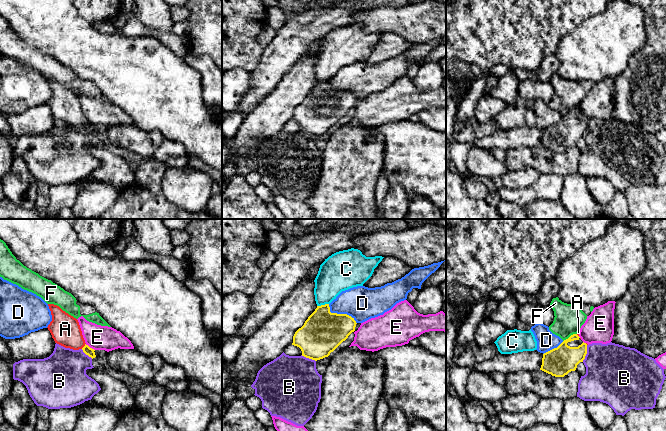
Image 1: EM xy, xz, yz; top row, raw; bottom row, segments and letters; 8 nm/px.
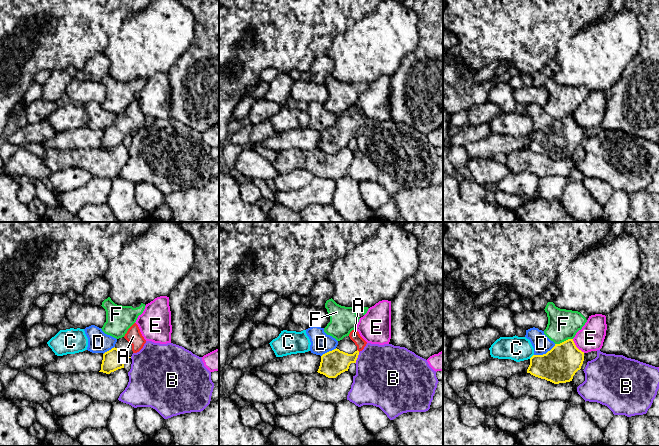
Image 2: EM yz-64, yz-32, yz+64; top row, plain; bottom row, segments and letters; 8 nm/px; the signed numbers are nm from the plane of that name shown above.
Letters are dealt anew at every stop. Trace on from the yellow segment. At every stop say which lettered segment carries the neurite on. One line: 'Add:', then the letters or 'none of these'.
Add: A

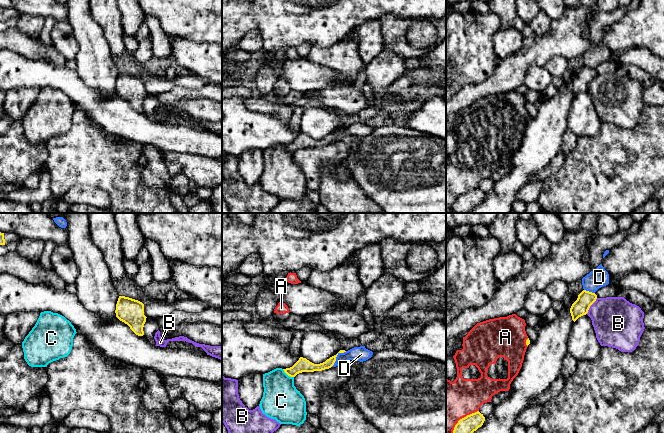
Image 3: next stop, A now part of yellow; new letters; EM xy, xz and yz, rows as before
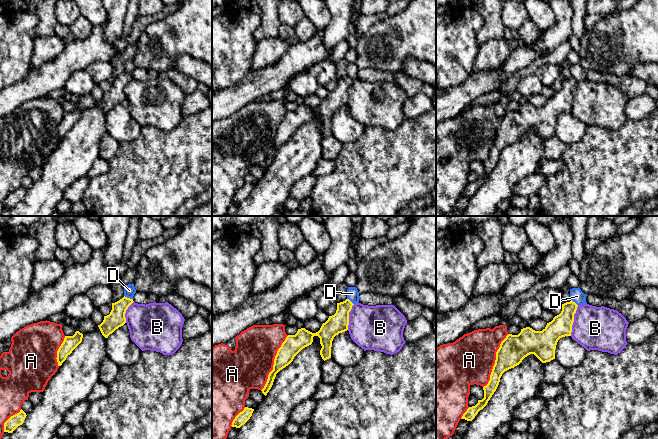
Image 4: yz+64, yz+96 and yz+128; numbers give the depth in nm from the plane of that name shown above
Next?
Add: none of these

